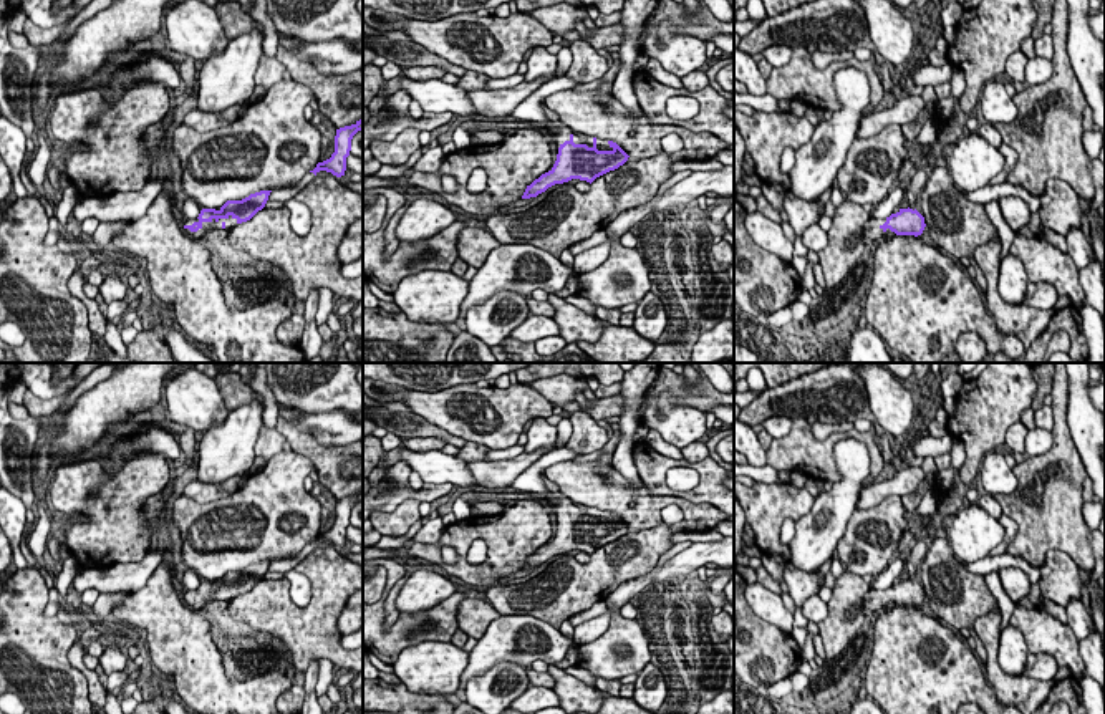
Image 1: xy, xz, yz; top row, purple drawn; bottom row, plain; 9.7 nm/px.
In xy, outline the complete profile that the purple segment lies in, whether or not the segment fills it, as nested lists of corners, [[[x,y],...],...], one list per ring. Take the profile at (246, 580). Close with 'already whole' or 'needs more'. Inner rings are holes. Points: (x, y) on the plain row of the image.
[[[272,562],[250,565],[242,572],[227,572],[219,581],[202,580],[195,590],[184,593],[184,603],[194,611],[200,611],[210,600],[232,600],[237,595],[250,591],[262,581]]]; needs more

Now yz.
[[[900,580],[886,590],[870,590],[863,598],[865,610],[878,613],[886,610],[891,601],[896,606],[921,606],[924,601],[924,588],[914,580]]]; needs more

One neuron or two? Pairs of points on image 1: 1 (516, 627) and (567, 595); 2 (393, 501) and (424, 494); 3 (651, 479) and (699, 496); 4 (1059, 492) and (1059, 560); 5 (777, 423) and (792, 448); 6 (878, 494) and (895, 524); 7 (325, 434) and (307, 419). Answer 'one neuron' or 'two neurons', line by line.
1: two neurons
2: one neuron
3: one neuron
4: two neurons
5: two neurons
6: two neurons
7: one neuron

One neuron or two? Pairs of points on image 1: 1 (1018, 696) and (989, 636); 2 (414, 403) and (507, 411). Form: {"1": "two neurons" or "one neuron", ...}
{"1": "one neuron", "2": "one neuron"}

